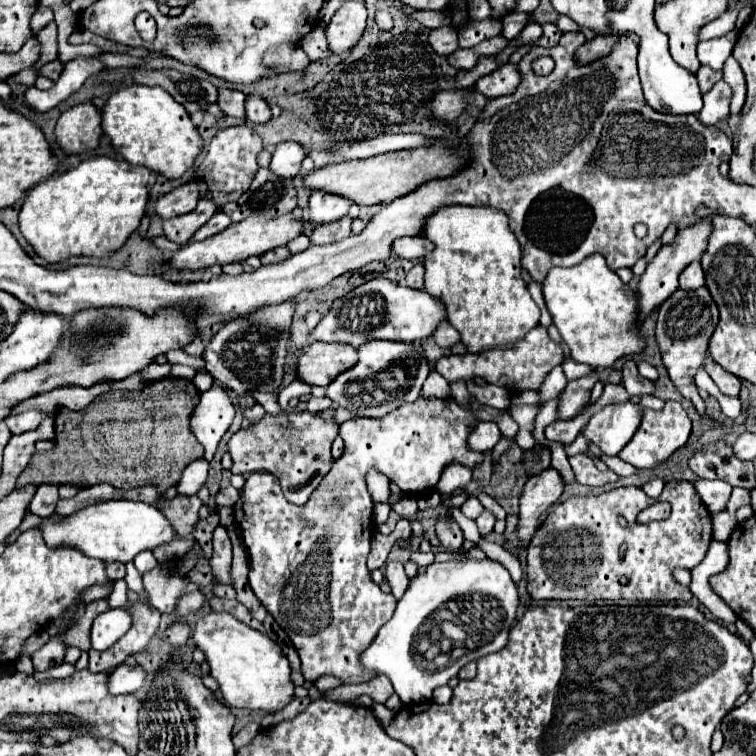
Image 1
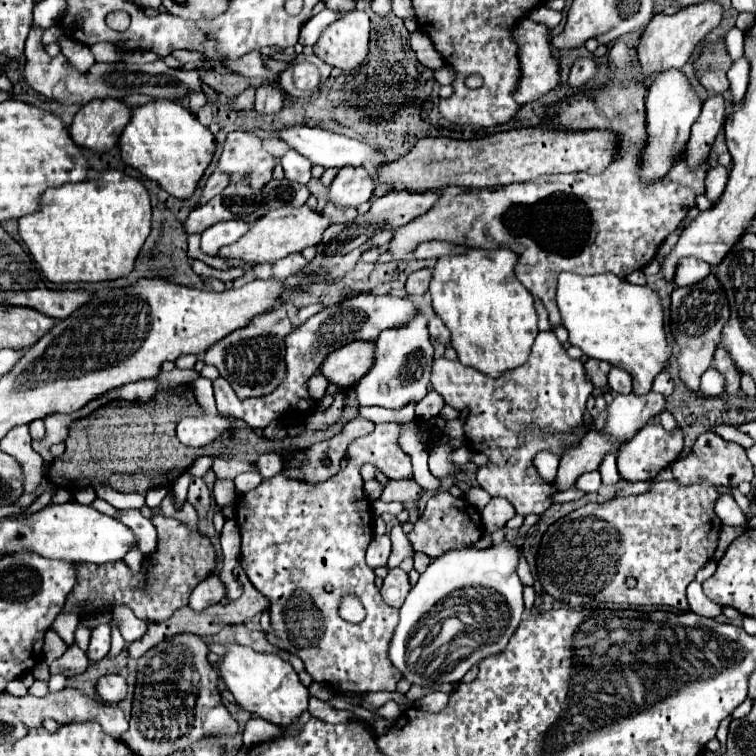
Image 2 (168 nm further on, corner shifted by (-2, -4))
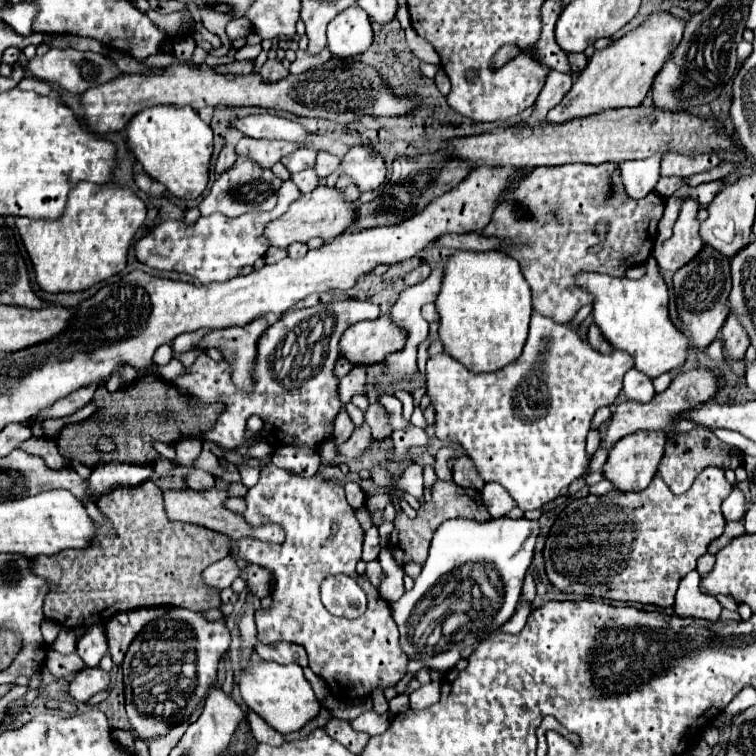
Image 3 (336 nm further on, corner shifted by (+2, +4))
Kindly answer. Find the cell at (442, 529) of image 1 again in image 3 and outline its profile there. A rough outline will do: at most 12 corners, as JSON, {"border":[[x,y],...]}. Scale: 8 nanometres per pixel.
{"border":[[436,481],[414,519],[398,513],[400,563],[424,563],[438,523],[490,519],[480,491]]}

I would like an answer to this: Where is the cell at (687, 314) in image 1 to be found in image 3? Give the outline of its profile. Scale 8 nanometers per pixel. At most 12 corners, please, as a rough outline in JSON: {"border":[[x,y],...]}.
{"border":[[704,247],[674,273],[676,309],[696,351],[720,333],[730,259]]}

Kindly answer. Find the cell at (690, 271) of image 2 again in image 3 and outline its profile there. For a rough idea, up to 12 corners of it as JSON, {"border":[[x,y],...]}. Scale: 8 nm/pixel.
{"border":[[698,201],[682,205],[674,235],[656,243],[652,255],[662,269],[678,271],[702,251]]}

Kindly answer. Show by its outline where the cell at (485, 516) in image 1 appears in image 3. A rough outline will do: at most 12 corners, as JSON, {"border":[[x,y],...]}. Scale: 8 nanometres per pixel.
{"border":[[484,485],[482,501],[492,519],[516,507],[502,485]]}

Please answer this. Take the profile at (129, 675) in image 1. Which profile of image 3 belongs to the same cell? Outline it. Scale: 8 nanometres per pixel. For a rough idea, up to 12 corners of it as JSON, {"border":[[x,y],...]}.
{"border":[[84,667],[68,693],[88,701],[110,687],[108,671]]}

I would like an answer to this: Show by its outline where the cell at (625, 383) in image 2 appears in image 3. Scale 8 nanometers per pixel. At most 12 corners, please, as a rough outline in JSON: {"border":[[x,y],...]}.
{"border":[[534,313],[522,355],[428,359],[436,435],[522,511],[588,469],[634,361]]}

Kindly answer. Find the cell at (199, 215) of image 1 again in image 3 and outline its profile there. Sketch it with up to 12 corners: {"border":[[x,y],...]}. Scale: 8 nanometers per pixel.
{"border":[[250,157],[214,181],[200,215],[270,211],[282,179]]}

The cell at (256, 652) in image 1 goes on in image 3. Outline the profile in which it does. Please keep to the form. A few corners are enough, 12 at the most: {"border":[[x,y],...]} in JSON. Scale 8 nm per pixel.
{"border":[[258,661],[236,671],[244,703],[280,733],[320,703],[300,665]]}

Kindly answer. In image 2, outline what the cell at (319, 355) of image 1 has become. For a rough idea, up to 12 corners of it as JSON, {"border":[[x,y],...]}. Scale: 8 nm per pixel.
{"border":[[352,341],[320,373],[352,387],[374,365],[374,341]]}

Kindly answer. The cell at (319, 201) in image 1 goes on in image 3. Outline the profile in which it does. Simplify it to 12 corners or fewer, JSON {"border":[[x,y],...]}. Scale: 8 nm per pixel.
{"border":[[368,147],[344,155],[346,173],[360,191],[374,191],[386,179],[380,155]]}

